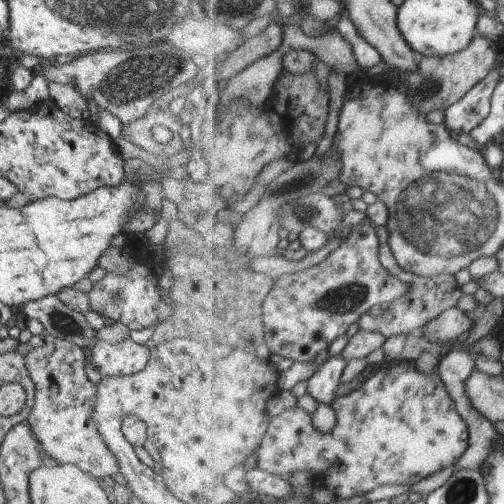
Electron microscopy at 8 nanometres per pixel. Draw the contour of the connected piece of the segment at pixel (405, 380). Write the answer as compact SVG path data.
M413 362L386 363L353 392L337 397L331 407L338 421L330 432L319 432L313 426L312 414L303 408L290 407L274 416L253 463L263 471L285 478L299 472L312 473L313 482L325 486L335 499L350 499L385 484L411 487L443 468L454 466L470 448L470 429L439 374L423 373Z

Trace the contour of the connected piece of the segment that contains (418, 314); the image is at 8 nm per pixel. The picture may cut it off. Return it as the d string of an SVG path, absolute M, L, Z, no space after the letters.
M388 242L380 246L380 262L390 274L396 275L409 283L410 290L403 297L403 301L394 304L384 303L371 308L370 312L363 314L362 320L359 322L360 329L381 332L386 338L394 335L418 333L428 323L437 319L444 311L452 307L458 307L464 296L463 290L457 284L454 275L444 273L443 275L430 278L419 277L418 275L409 276L409 273L397 263Z

